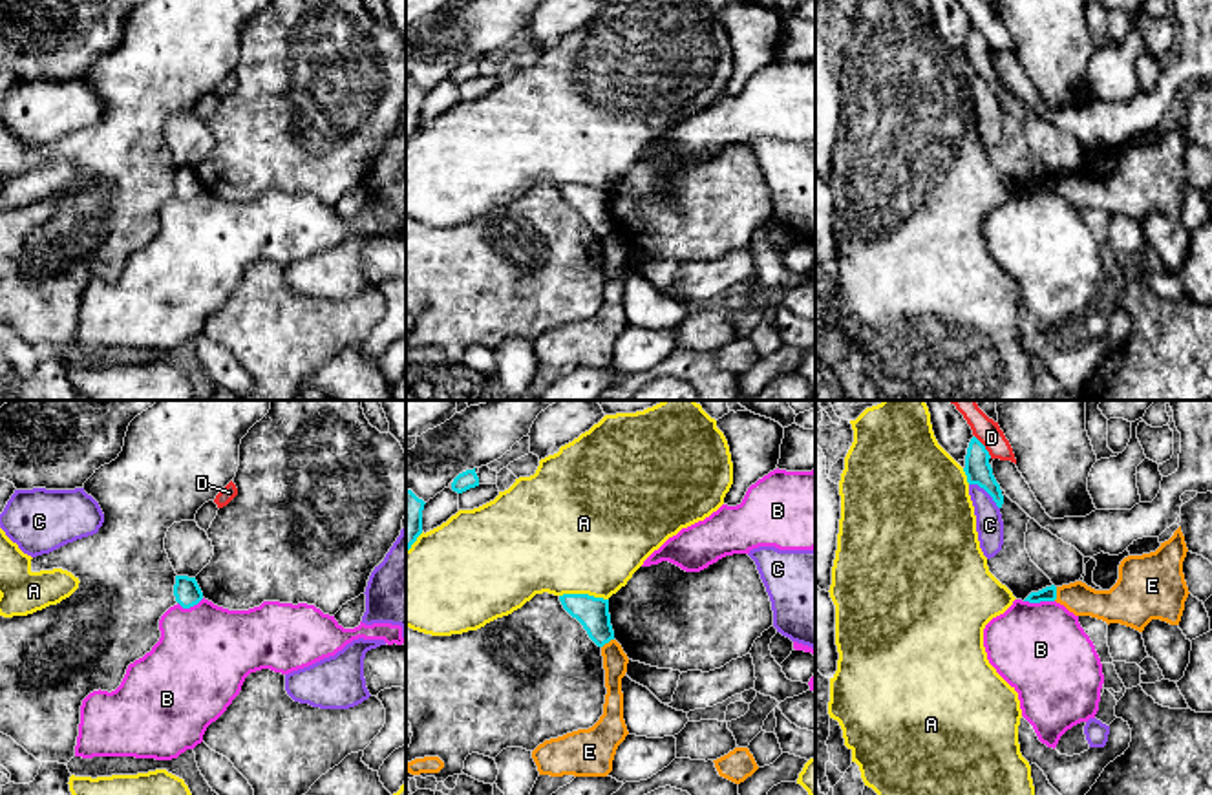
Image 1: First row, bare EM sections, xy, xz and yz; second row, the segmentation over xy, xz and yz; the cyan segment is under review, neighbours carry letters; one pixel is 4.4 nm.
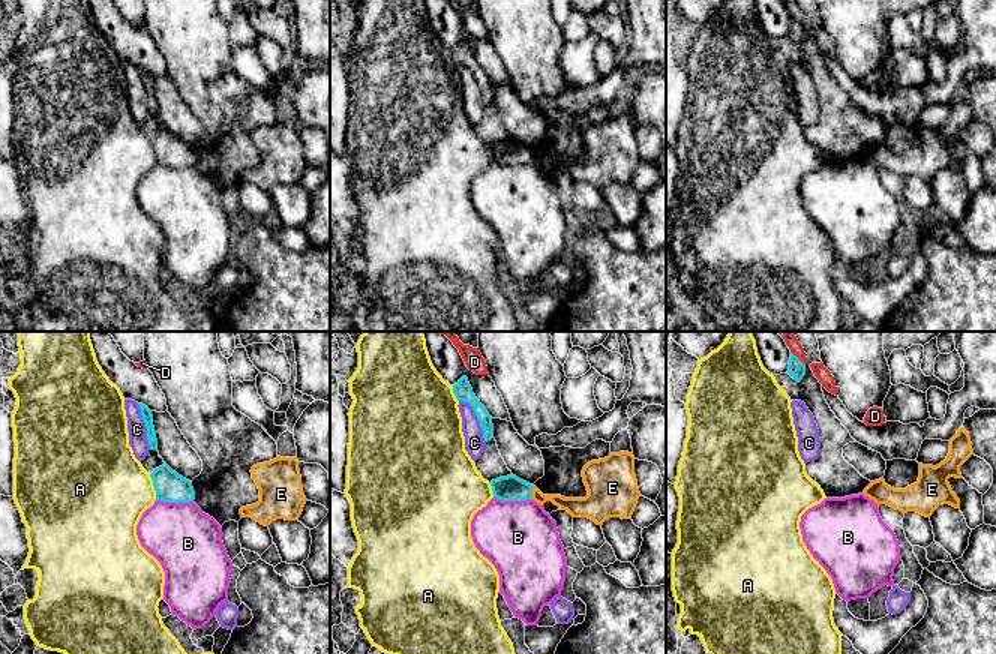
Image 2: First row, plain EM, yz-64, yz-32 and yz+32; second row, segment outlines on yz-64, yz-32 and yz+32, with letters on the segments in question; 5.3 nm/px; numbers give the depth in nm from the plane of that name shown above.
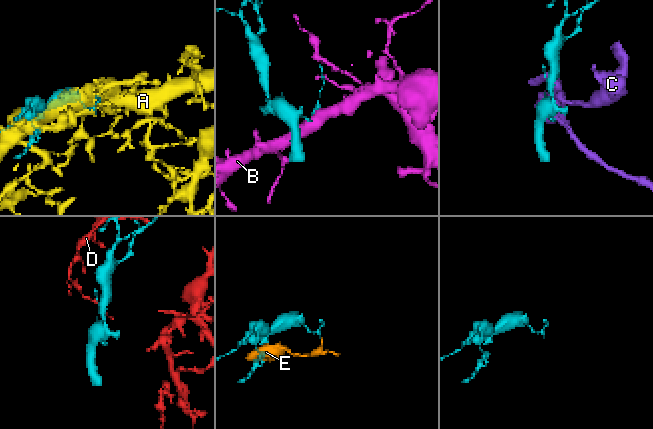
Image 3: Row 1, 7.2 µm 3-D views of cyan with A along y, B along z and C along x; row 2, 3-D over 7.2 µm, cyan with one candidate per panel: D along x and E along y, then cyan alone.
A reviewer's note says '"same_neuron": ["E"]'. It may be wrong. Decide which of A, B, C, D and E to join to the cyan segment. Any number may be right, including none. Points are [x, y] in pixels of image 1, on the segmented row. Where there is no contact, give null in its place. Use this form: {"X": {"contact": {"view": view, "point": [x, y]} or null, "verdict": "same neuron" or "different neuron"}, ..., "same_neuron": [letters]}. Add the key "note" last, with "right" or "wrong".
{"A": {"contact": {"view": "xz", "point": [584, 594]}, "verdict": "different neuron"}, "B": {"contact": {"view": "yz", "point": [1039, 602]}, "verdict": "different neuron"}, "C": {"contact": {"view": "yz", "point": [986, 490]}, "verdict": "different neuron"}, "D": {"contact": {"view": "yz", "point": [984, 446]}, "verdict": "different neuron"}, "E": {"contact": {"view": "yz", "point": [1055, 594]}, "verdict": "different neuron"}, "same_neuron": [], "note": "wrong"}

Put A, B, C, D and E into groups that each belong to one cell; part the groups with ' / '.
A / B / C / D / E

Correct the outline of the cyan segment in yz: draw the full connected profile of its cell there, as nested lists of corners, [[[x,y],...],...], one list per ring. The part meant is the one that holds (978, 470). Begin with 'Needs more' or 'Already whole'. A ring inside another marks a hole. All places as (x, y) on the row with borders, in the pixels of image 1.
Already whole. [[[973,437],[967,448],[963,472],[967,475],[969,484],[978,484],[980,488],[983,488],[993,497],[996,506],[1002,508],[1004,495],[1000,484],[993,475],[989,459],[991,455],[985,446],[976,437]]]

